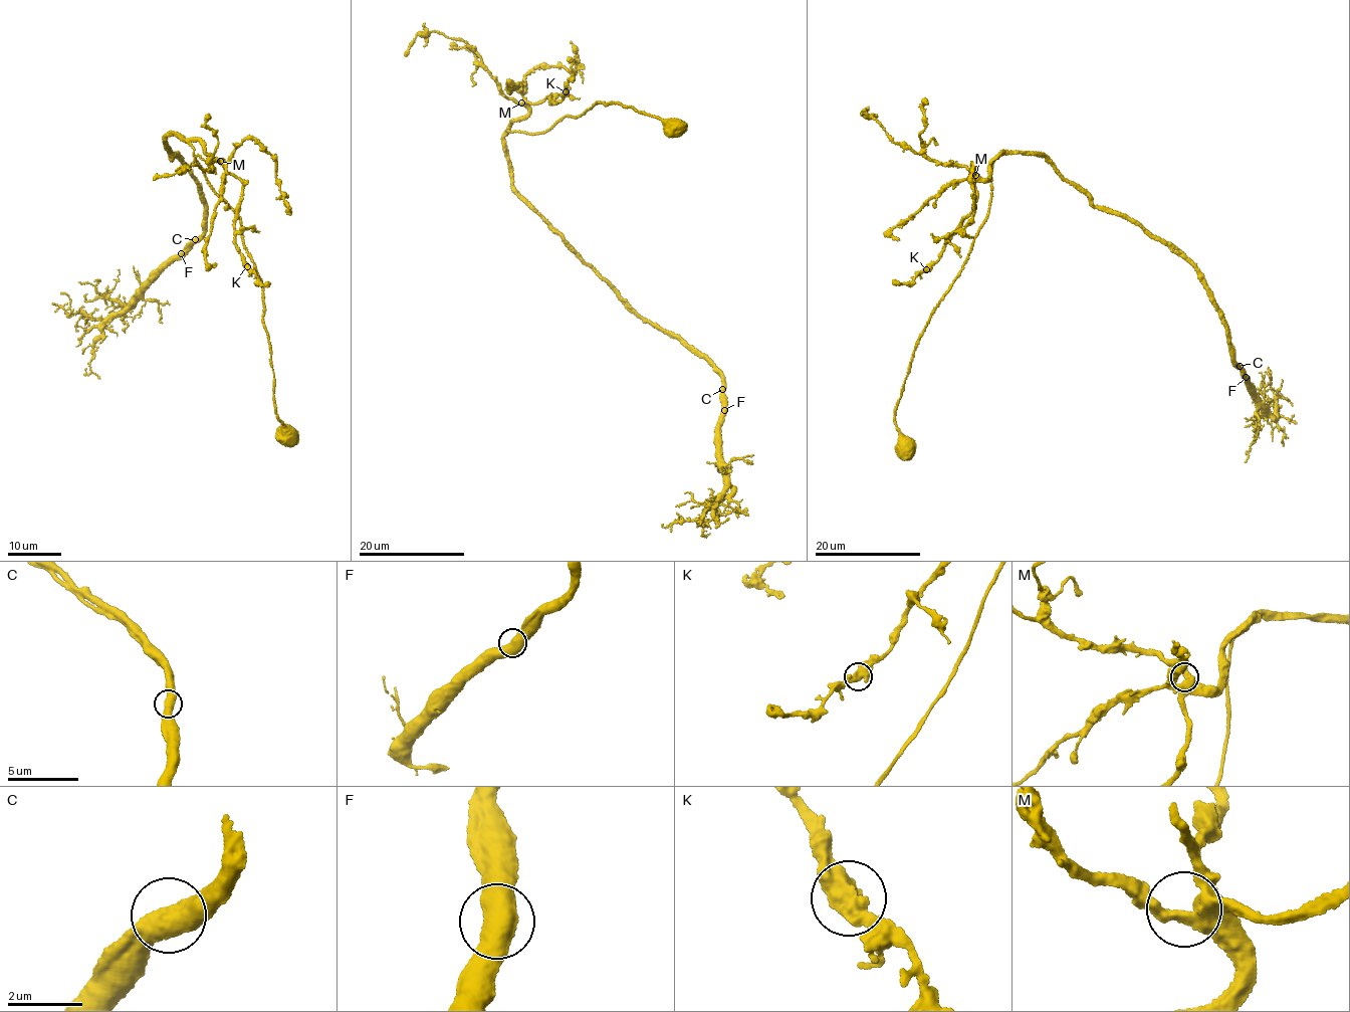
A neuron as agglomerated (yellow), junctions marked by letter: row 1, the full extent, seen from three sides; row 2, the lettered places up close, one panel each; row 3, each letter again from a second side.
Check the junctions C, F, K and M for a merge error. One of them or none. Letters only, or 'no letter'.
no letter

